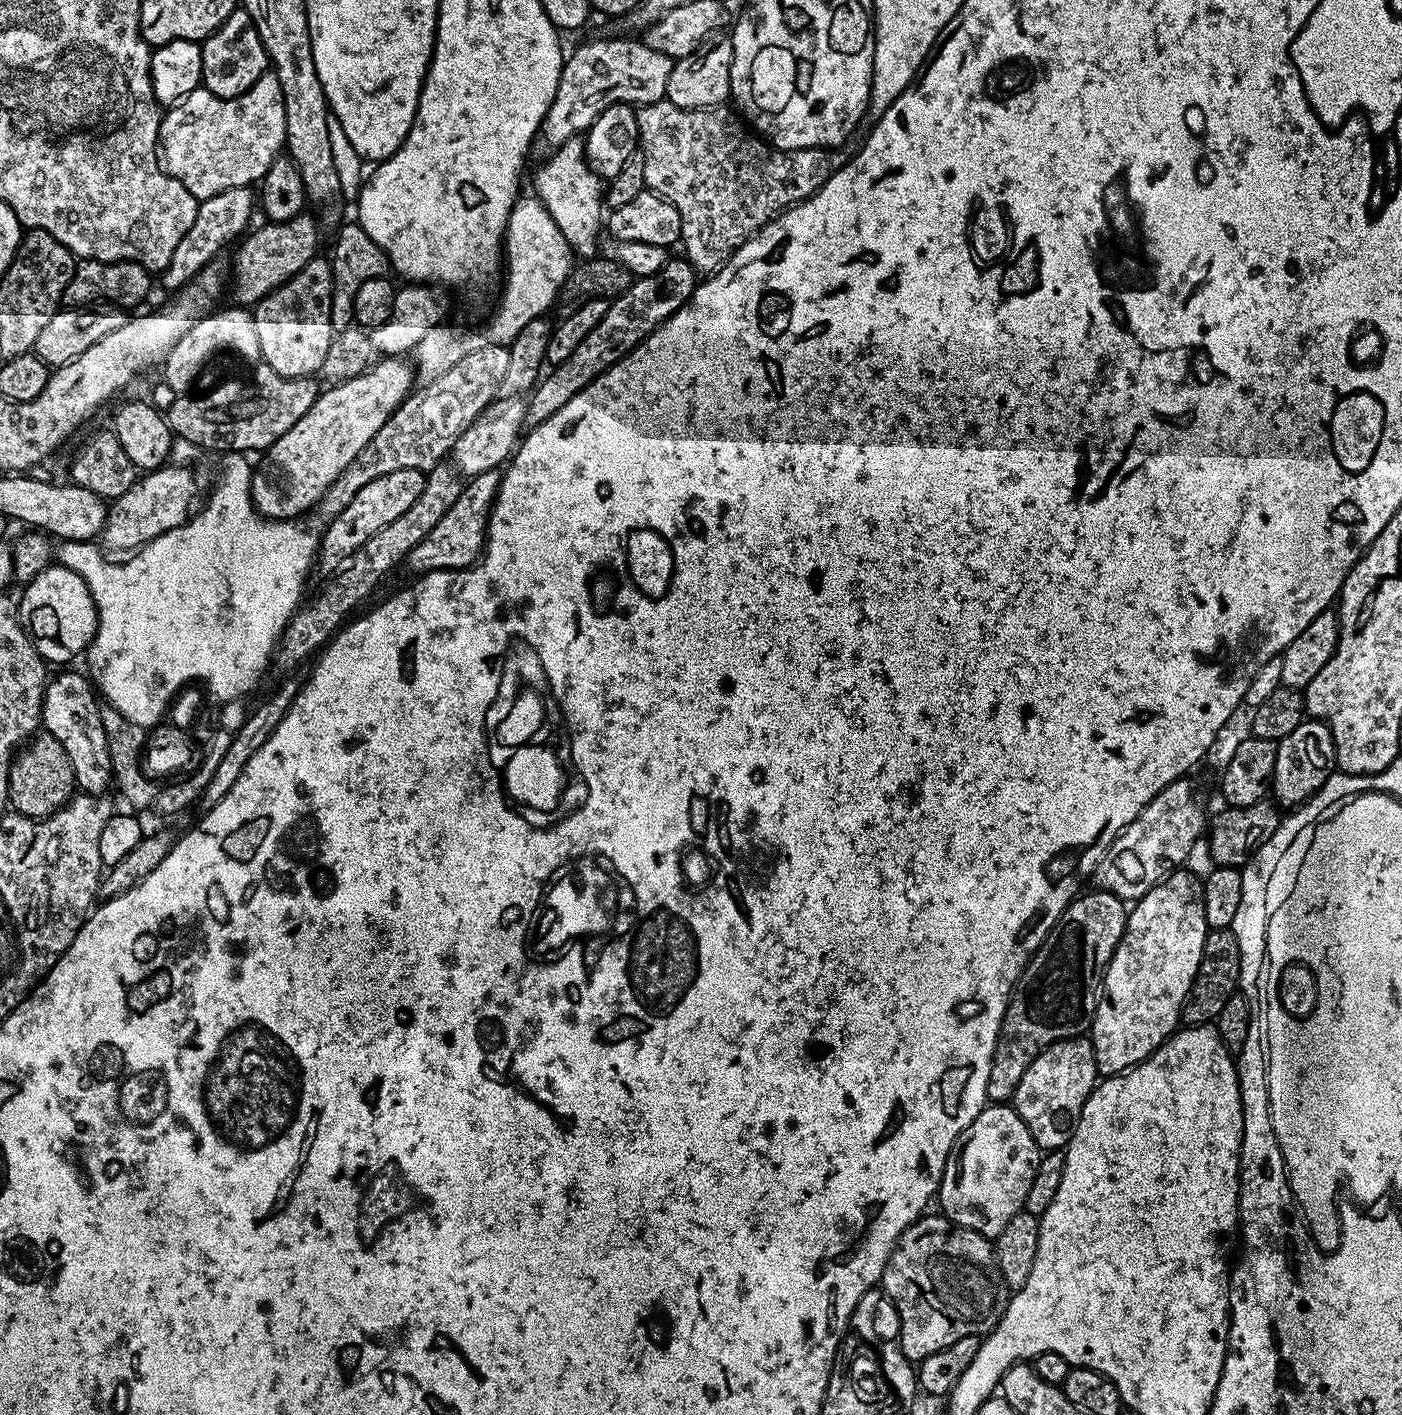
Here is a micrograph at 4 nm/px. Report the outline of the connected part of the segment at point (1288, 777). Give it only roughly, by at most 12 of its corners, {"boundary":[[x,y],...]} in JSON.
{"boundary":[[1305,718],[1278,741],[1270,796],[1295,809],[1336,768],[1332,731]]}

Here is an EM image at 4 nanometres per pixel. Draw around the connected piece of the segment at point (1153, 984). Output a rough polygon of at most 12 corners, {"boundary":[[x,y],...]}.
{"boundary":[[1173,870],[1131,905],[1090,1039],[1114,1076],[1181,1023],[1210,931]]}

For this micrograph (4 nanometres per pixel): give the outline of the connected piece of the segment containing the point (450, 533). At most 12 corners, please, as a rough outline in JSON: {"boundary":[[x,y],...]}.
{"boundary":[[500,468],[482,470],[408,552],[412,574],[481,559]]}

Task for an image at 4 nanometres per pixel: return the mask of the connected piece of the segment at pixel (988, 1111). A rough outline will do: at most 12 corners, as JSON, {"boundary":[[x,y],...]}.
{"boundary":[[992,1102],[944,1163],[939,1211],[995,1238],[1024,1211],[1042,1150]]}

